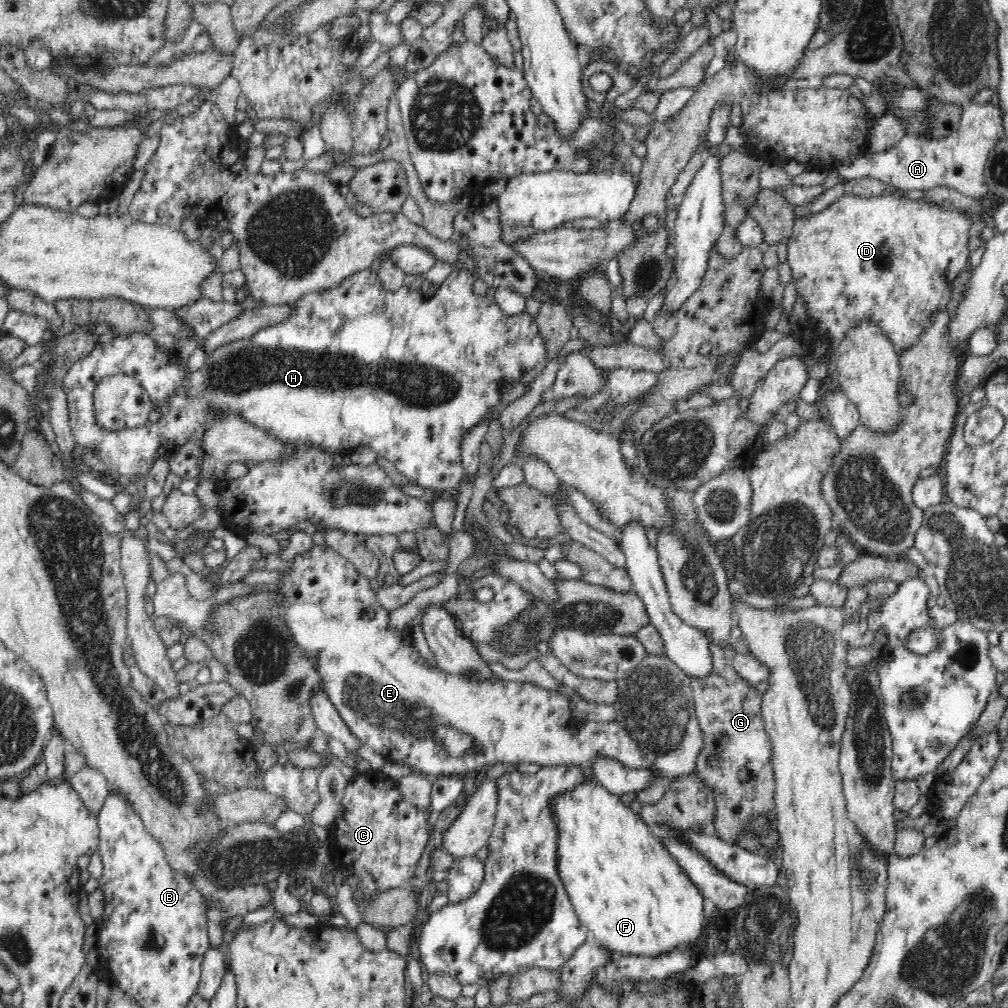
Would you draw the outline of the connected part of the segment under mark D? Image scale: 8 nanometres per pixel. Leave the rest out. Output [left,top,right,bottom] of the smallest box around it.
[787,192,972,355]

